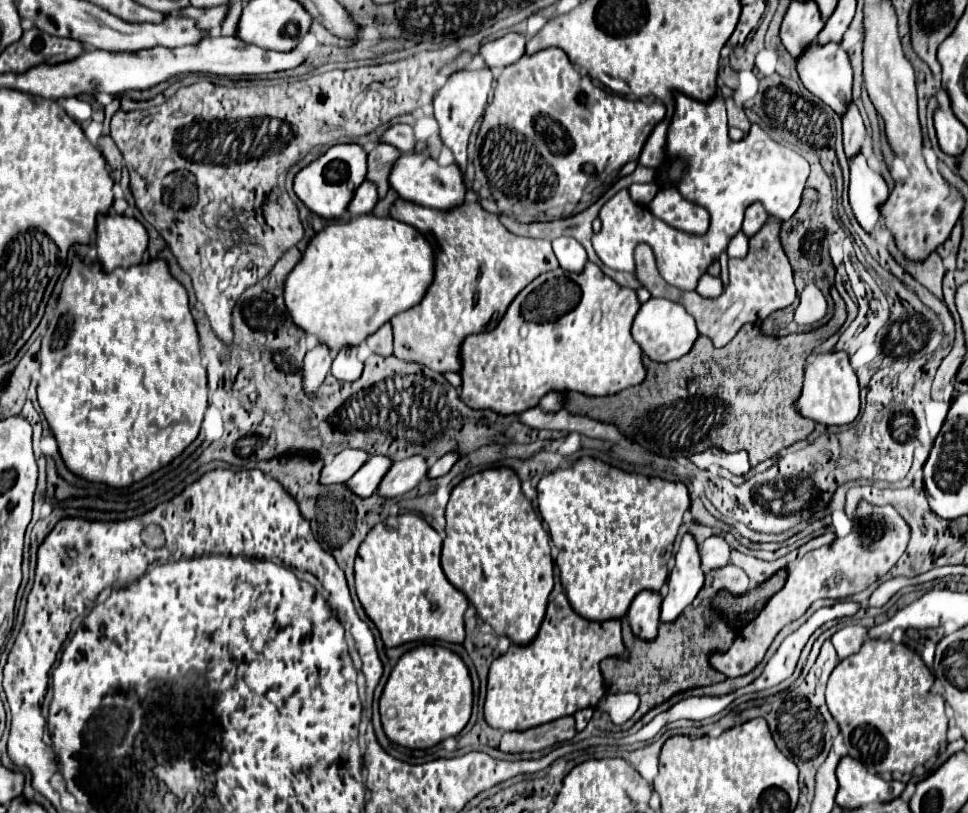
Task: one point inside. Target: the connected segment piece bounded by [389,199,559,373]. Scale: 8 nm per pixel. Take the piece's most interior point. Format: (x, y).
(479, 266)

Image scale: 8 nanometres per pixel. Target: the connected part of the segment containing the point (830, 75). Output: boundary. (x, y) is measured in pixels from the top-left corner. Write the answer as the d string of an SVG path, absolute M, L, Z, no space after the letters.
M817 41L809 43L803 53L797 57L797 73L805 89L809 89L815 97L819 97L823 103L827 103L833 111L843 115L843 107L851 103L851 81L853 81L853 71L849 57L845 49L839 43L825 43L819 45Z

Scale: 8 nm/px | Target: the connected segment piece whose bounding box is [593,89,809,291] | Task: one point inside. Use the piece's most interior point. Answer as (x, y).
(725, 176)

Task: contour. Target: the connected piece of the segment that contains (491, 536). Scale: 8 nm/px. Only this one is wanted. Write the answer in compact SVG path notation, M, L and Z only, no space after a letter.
M499 467L499 469L485 469L481 473L475 473L467 479L463 479L453 491L451 491L451 499L449 499L449 505L447 505L447 527L445 527L445 539L443 539L443 553L441 553L441 567L449 579L449 583L453 587L457 587L459 591L463 591L469 599L469 603L477 609L477 615L491 625L491 629L495 631L495 635L505 635L509 637L515 645L527 645L535 639L537 631L539 631L539 625L545 617L545 609L547 609L547 597L553 589L553 561L551 561L551 555L549 555L549 535L545 533L543 529L543 523L541 519L537 517L537 513L533 511L533 505L531 501L521 493L521 481L519 477L515 475L513 469L509 467Z

